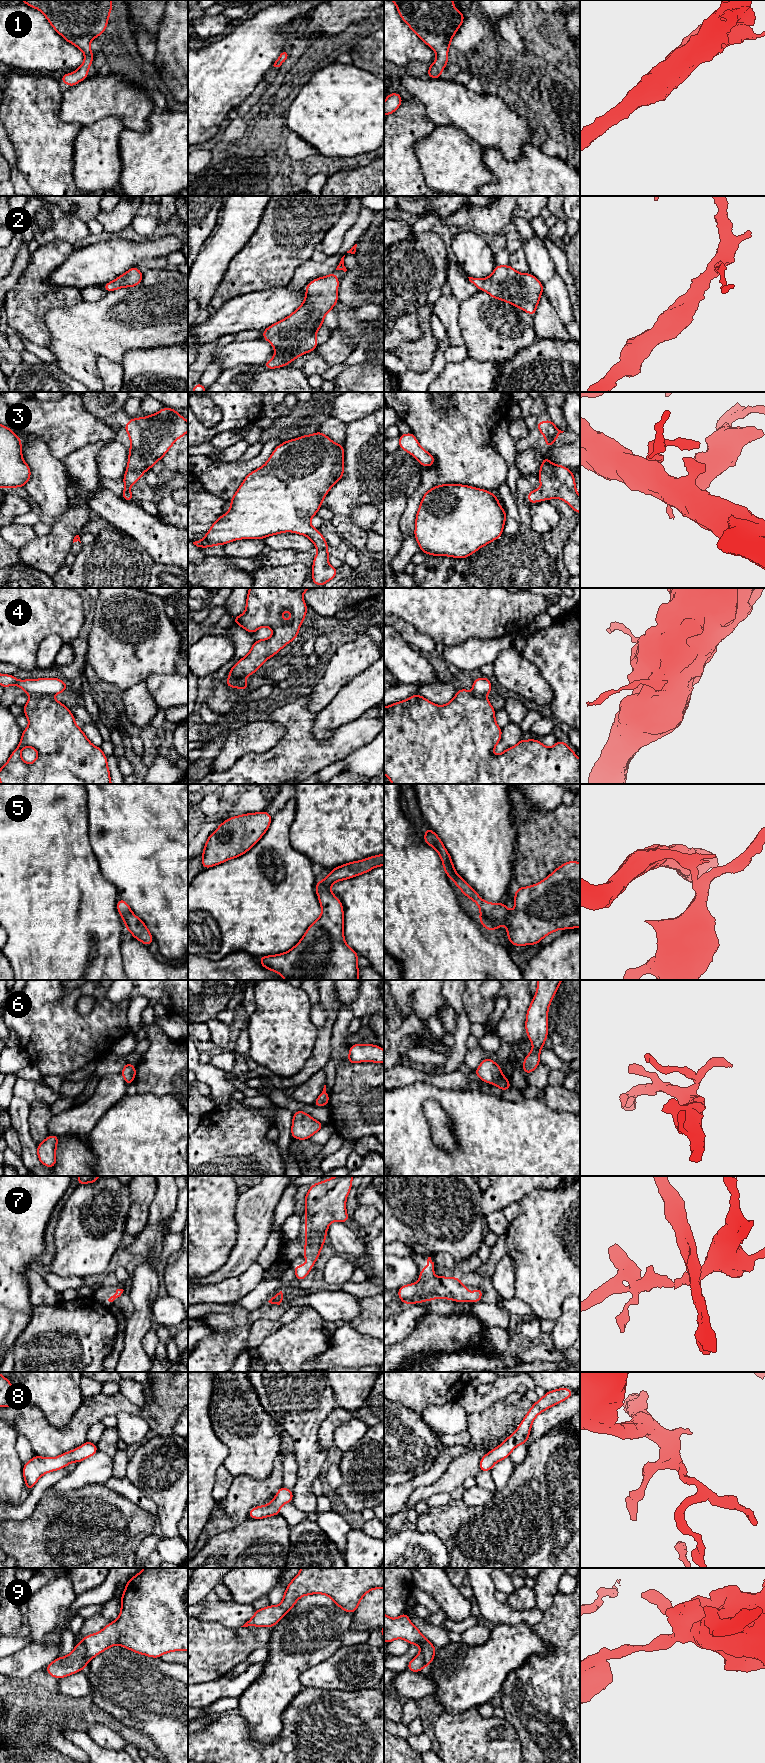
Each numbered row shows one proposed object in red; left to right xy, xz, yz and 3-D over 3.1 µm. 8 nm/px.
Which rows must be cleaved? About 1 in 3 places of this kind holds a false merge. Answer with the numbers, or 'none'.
4, 6, 9

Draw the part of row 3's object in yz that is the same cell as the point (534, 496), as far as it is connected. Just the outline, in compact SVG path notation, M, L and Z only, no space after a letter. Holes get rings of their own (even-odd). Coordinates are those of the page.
M544 456L538 479L541 489L533 489L526 496L530 504L558 498L569 504L576 514L580 513L580 496L571 470L565 466L553 464L548 456Z

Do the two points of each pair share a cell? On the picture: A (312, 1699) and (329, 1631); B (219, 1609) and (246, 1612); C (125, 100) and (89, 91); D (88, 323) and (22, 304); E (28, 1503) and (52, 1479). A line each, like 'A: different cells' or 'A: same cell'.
A: different cells
B: same cell
C: same cell
D: different cells
E: same cell

